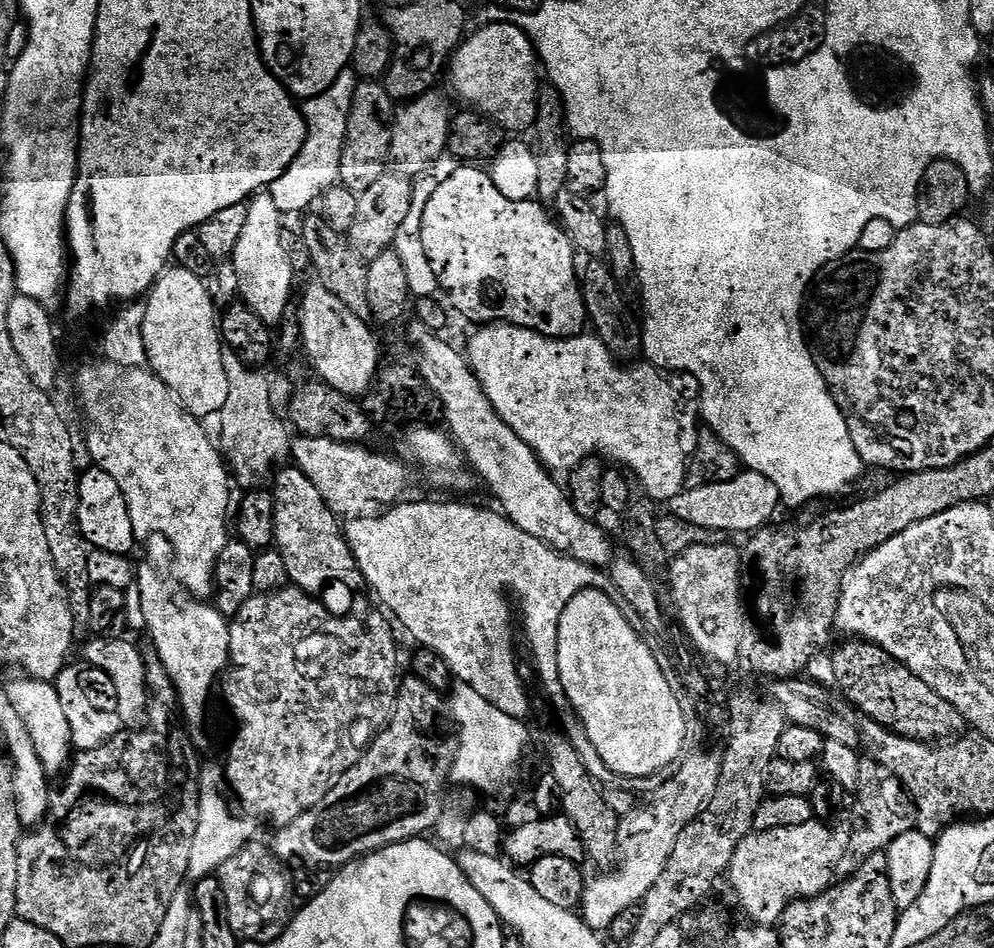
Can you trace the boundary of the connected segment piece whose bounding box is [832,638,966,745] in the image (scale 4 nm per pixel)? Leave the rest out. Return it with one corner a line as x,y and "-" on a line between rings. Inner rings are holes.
852,638
844,644
832,656
832,676
836,679
836,684
840,687
840,692
861,712
861,717
878,722
883,728
889,728
891,732
896,732
900,736
905,736
910,740
920,740
923,744
935,745
937,742
948,742
959,737
963,728
966,728
964,715
946,698
938,695
922,678
915,676
910,669
891,656
886,650
882,650
876,644
861,642

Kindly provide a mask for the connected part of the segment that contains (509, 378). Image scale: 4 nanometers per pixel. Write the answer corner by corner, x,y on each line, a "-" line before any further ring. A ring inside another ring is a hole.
493,322
476,330
468,348
466,347
466,359
472,372
478,378
486,398
490,398
494,410
502,418
502,422
506,422
506,426
510,426
510,430
514,430
514,434
518,434
518,438
522,438
522,442
526,442
526,446
530,446
530,450
534,450
534,454
540,459
541,464
553,473
571,473
572,469
579,467
584,460
591,460
597,456
605,461
613,460
616,463
613,465
623,466
625,469
632,468
631,475
657,502
663,502
663,500
671,502
677,494
684,491
688,479
688,461
696,453
696,443
702,431
700,383
694,377
688,376
684,372
669,372
663,368
656,368
647,362
636,362
631,366
625,366
617,361
604,341
595,334
572,336
569,340
554,340
550,336
543,336
529,328
518,328
515,324
507,322

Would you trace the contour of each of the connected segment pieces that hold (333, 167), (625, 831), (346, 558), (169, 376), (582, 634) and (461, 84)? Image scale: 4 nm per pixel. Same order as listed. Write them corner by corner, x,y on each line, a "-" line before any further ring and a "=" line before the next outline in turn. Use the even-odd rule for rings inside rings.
346,70
322,94
303,101
302,111
304,119
308,122
308,137
294,162
270,185
270,191
274,202
278,202
278,210
281,214
288,212
300,212
308,208
312,203
319,201
324,191
332,187
340,179
340,163
342,162
342,150
346,142
346,130
348,129
348,115
354,98
354,90
358,83
355,71
=
715,753
692,754
688,758
686,756
673,774
671,780
666,781
653,794
650,806
644,809
641,807
621,817
616,843
617,857
621,862
620,872
607,871
593,884
591,881
585,885
580,914
597,932
609,931
616,918
624,916
627,908
635,909
643,901
644,895
652,889
673,853
681,832
711,802
721,776
721,755
=
284,466
274,476
276,501
275,547
286,561
286,574
295,587
309,594
320,594
327,584
345,584
348,588
365,587
364,575
348,545
341,521
318,494
314,482
302,469
=
169,267
164,275
152,285
144,304
146,318
142,326
142,338
146,342
148,368
175,394
187,412
197,418
215,417
226,406
226,394
230,394
230,382
226,382
226,366
222,366
222,337
218,327
218,309
213,304
201,277
190,270
=
593,588
570,598
566,610
562,610
558,626
558,674
567,707
576,711
575,719
586,730
594,750
598,750
598,758
610,766
617,778
629,776
632,780
652,776
663,768
671,769
681,759
680,751
686,743
681,707
655,660
653,645
642,639
630,626
625,609
614,606
606,594
=
503,22
477,27
456,49
456,55
450,61
451,72
457,94
469,100
472,106
488,104
487,115
499,120
505,129
531,129
535,125
542,91
541,73
538,71
538,57
532,47
532,39
524,33
519,23

